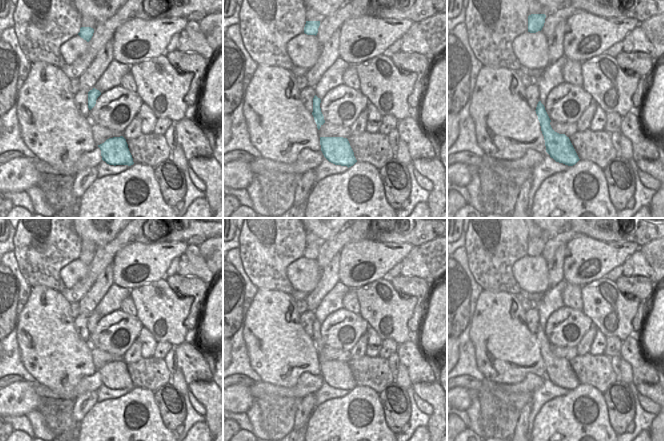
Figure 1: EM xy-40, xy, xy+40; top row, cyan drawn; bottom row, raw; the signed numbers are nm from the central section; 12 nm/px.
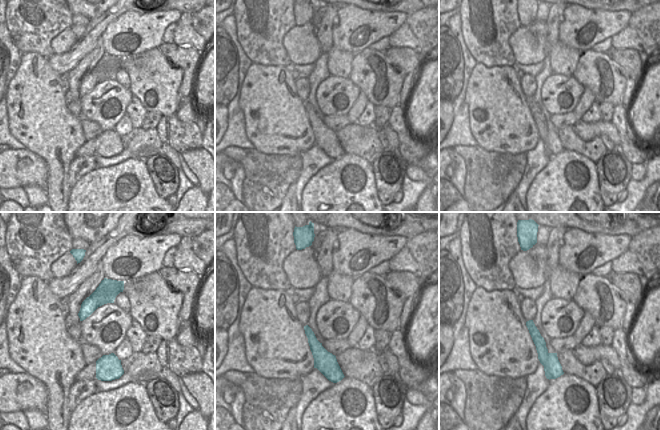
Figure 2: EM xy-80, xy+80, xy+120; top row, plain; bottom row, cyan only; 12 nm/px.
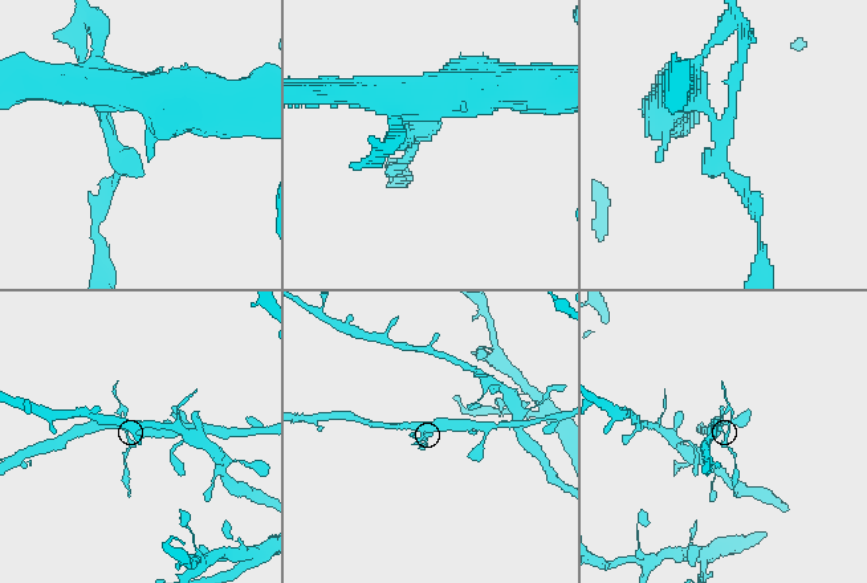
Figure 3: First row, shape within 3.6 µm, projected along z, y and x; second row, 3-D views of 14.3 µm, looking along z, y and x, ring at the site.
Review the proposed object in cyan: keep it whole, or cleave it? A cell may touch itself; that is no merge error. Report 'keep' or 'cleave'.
cleave

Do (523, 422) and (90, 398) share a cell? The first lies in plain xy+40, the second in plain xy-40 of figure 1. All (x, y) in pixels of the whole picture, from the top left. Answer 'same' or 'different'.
same

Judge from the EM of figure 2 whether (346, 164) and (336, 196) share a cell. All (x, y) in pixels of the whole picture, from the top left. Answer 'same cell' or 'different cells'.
same cell

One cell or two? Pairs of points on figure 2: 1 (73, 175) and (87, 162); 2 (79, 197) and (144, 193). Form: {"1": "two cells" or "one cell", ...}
{"1": "one cell", "2": "one cell"}

